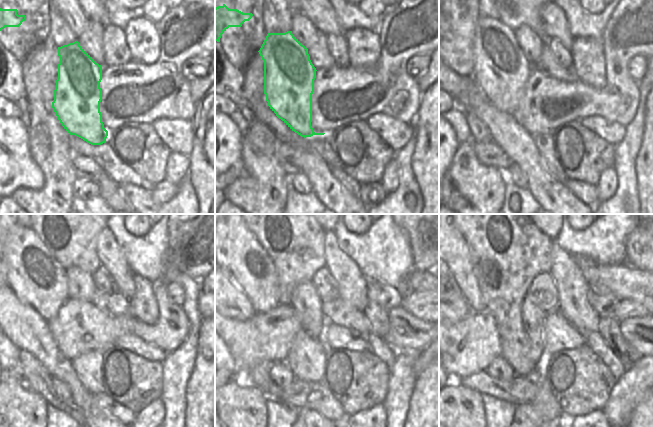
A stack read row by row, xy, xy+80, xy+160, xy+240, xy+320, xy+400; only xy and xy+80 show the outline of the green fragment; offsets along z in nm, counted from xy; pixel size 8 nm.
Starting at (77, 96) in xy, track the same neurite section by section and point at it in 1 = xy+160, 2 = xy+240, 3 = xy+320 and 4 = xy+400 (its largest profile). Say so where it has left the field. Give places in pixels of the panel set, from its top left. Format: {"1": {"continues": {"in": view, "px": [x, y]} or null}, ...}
{"1": {"continues": {"in": "xy+160", "px": [501, 70]}}, "2": {"continues": {"in": "xy+240", "px": [38, 280]}}, "3": {"continues": {"in": "xy+320", "px": [235, 250]}}, "4": {"continues": {"in": "xy+400", "px": [459, 266]}}}

